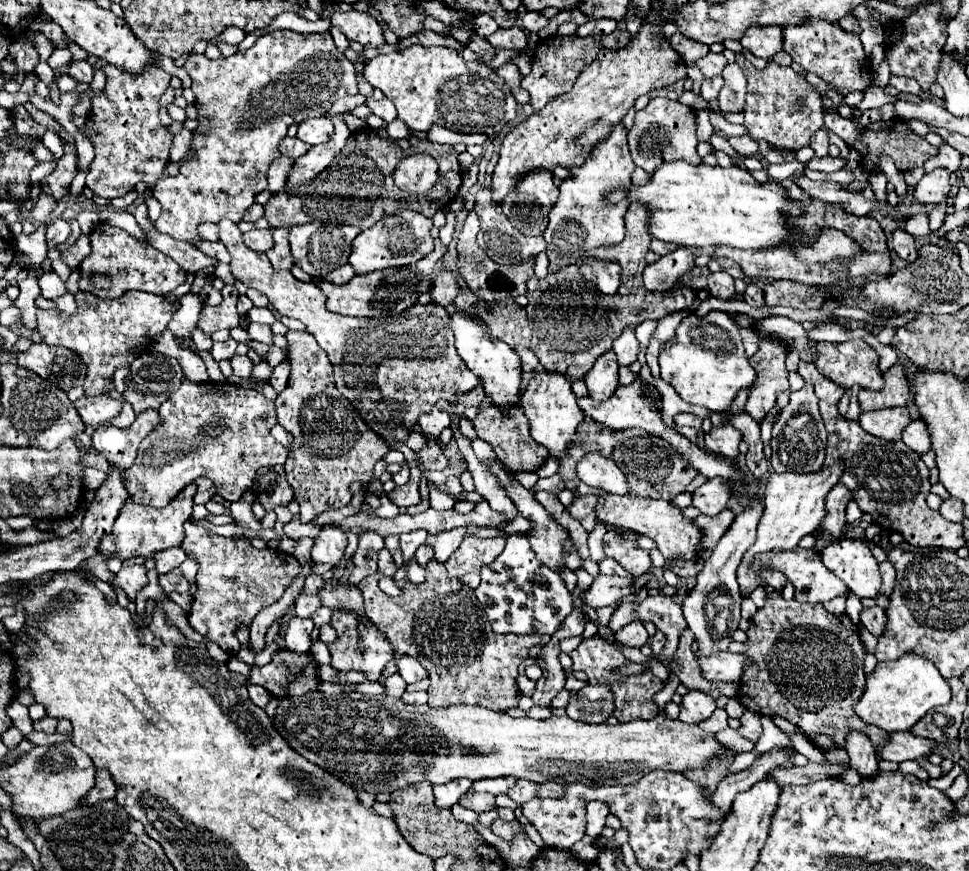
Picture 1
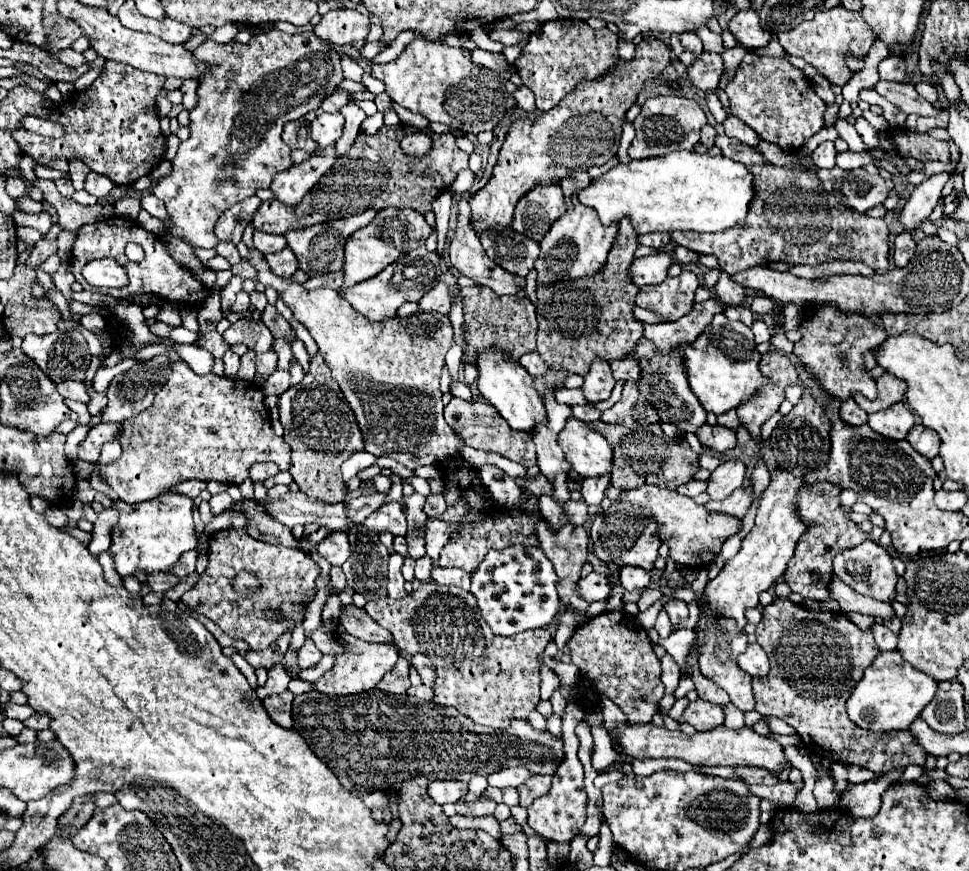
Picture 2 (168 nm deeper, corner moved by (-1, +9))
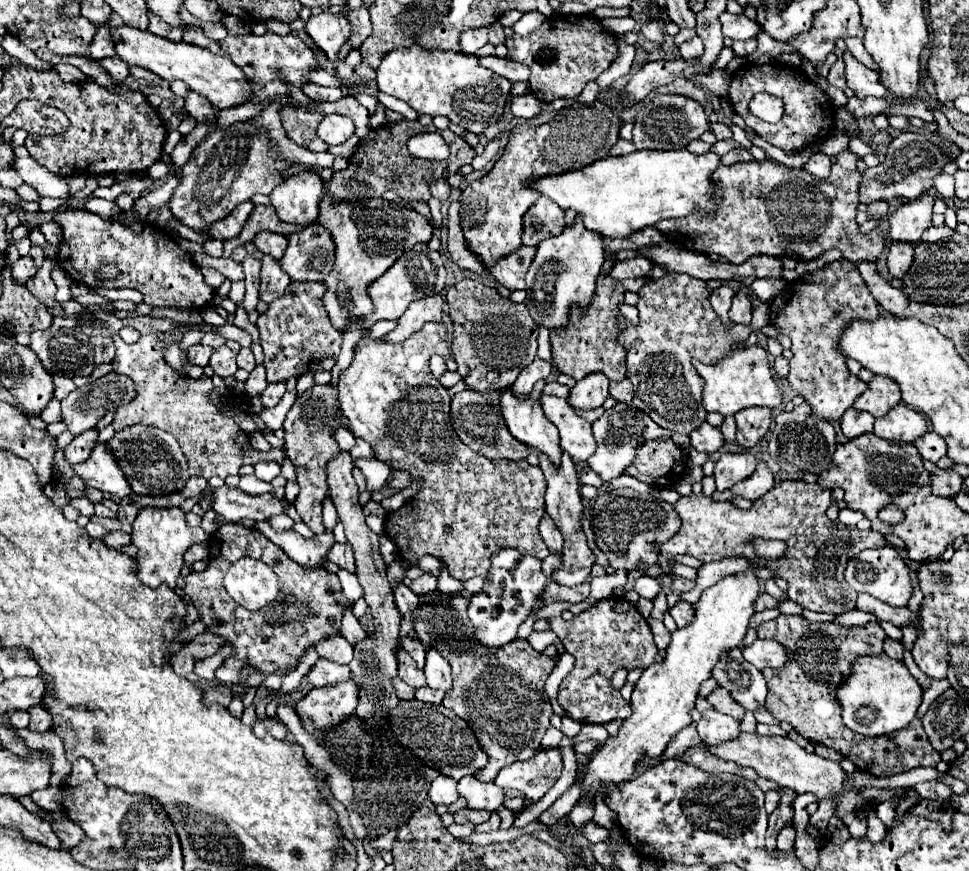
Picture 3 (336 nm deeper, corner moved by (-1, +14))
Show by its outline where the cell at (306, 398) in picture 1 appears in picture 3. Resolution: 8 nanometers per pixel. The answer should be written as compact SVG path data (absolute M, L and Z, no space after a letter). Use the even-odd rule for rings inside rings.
M327 382L327 384L313 384L313 388L305 390L301 396L295 398L295 404L287 412L287 418L283 422L285 428L285 448L287 448L287 458L293 462L295 472L297 472L297 482L299 482L299 496L295 500L295 510L303 518L303 522L315 532L321 534L323 520L321 520L321 510L323 510L323 500L329 496L327 492L327 462L339 454L339 444L333 436L335 428L341 428L341 408L337 400L337 388Z

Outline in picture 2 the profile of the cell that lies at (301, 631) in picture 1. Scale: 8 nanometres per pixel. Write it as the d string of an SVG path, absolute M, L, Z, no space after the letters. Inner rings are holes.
M305 641L305 645L301 647L301 651L297 653L297 661L299 661L299 667L301 669L309 669L309 667L317 667L317 663L321 661L323 653L315 647L313 641Z

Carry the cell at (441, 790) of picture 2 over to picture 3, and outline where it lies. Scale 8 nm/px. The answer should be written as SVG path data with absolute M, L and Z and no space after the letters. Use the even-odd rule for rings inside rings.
M439 774L433 782L431 782L431 788L429 788L429 796L431 796L431 802L433 804L453 804L457 798L459 798L459 792L455 788L455 780L453 778L447 778L443 774Z

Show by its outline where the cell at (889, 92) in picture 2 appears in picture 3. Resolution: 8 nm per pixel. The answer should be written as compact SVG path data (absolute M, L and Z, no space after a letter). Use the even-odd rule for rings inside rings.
M849 52L843 54L845 60L845 78L847 86L855 90L857 98L867 98L867 96L887 96L887 88L879 82L879 72L869 70L861 62L857 62Z

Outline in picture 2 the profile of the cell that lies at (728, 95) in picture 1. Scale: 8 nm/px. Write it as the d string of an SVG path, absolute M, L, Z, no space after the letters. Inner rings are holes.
M737 45L737 47L733 47L733 49L727 49L727 51L723 53L725 69L727 69L727 71L731 71L731 69L737 69L745 53L747 53L747 49L745 49L743 45Z

